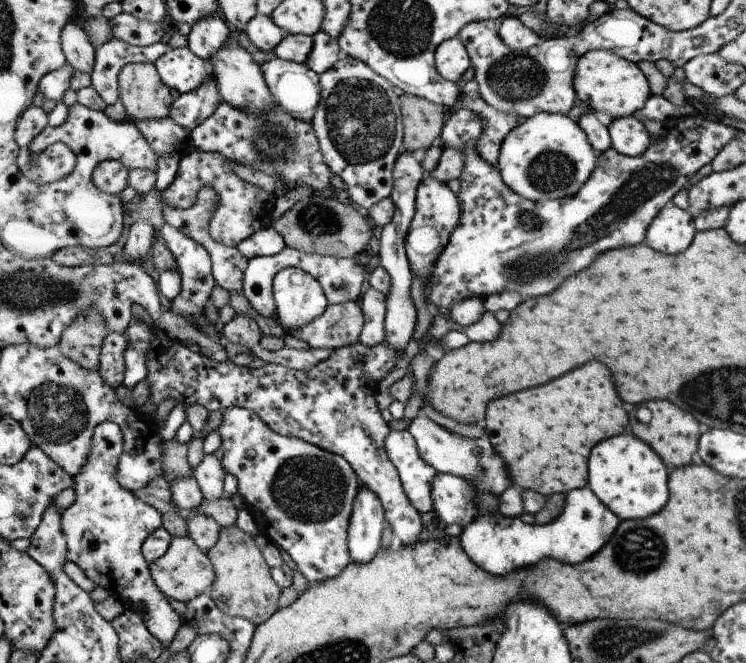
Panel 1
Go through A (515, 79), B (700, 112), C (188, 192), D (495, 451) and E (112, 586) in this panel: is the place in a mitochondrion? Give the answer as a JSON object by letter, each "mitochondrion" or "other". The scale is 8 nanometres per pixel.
{"A":"mitochondrion","B":"other","C":"other","D":"other","E":"other"}

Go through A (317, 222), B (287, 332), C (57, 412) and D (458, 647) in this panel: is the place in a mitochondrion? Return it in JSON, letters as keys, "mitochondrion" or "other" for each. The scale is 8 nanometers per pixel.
{"A":"mitochondrion","B":"other","C":"mitochondrion","D":"other"}

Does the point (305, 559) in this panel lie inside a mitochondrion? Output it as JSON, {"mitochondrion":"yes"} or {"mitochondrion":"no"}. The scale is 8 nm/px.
{"mitochondrion":"no"}

